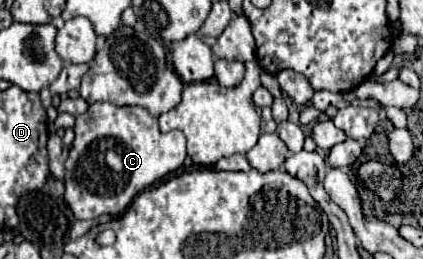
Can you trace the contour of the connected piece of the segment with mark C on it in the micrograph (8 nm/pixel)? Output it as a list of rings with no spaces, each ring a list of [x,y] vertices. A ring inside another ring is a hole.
[[[92,103],[86,113],[76,117],[74,125],[76,139],[72,143],[72,149],[66,159],[66,177],[64,177],[64,197],[68,207],[72,209],[76,219],[96,219],[104,213],[116,217],[124,213],[124,209],[132,203],[132,199],[144,191],[146,187],[154,185],[158,179],[162,179],[168,173],[174,173],[184,165],[186,159],[186,139],[180,131],[160,133],[158,119],[150,117],[150,113],[142,107],[124,105],[118,107],[114,103]]]

